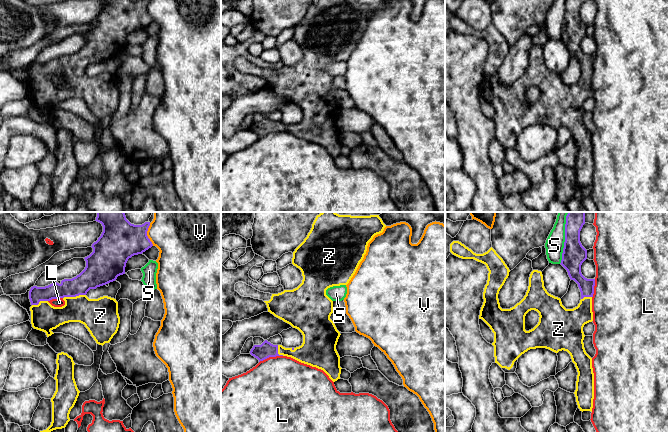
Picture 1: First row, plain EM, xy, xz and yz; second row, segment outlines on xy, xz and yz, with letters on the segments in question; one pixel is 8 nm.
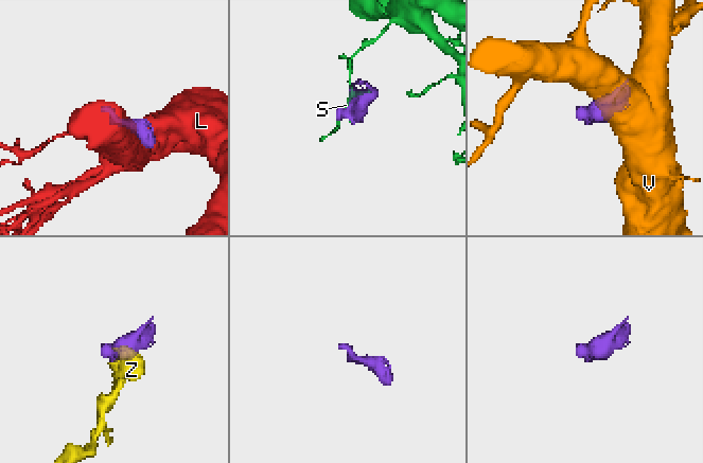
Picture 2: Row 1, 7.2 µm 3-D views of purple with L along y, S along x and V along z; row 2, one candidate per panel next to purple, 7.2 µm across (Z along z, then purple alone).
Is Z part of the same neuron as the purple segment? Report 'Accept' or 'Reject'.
Accept

